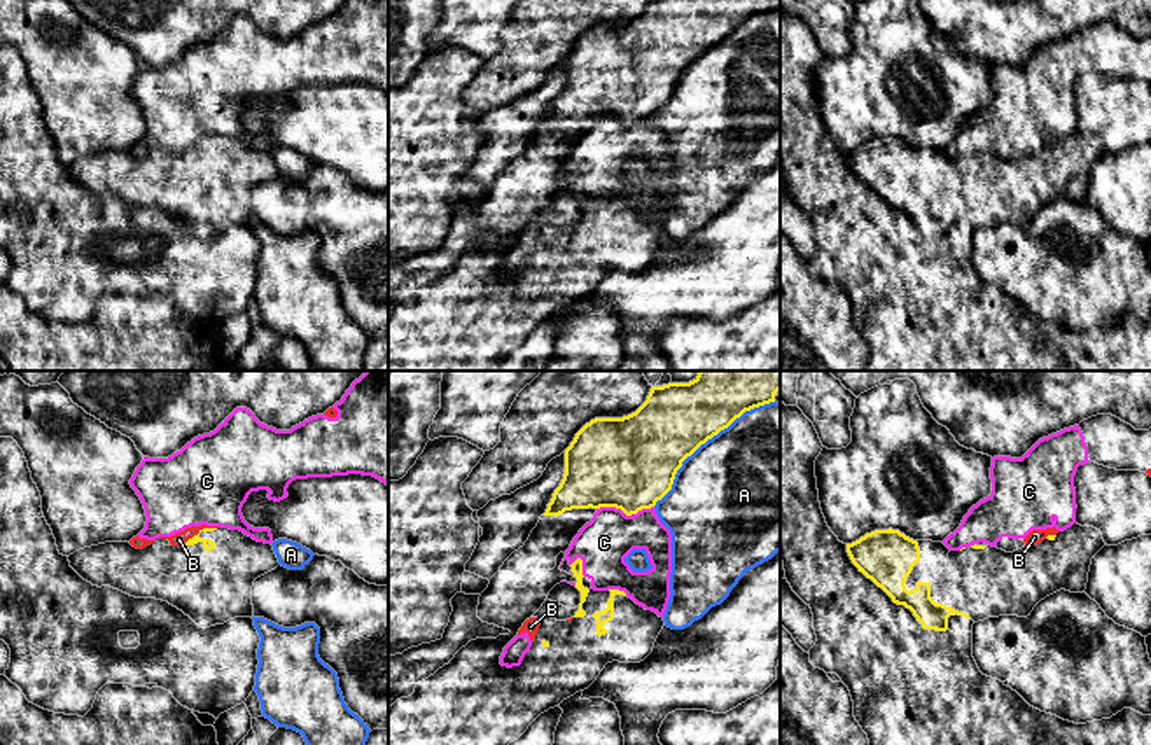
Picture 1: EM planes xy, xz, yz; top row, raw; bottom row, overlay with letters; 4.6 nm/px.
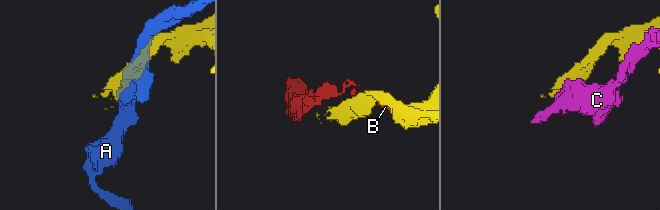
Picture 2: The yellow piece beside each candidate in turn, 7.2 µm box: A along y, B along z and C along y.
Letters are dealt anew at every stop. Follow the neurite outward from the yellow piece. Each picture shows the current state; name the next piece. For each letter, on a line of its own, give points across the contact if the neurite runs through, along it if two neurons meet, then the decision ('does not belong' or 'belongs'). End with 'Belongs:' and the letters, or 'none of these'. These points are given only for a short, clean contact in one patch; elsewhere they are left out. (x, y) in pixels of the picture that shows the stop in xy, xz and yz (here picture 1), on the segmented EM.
A: does not belong
B: does not belong
C: does not belong
Belongs: none of these

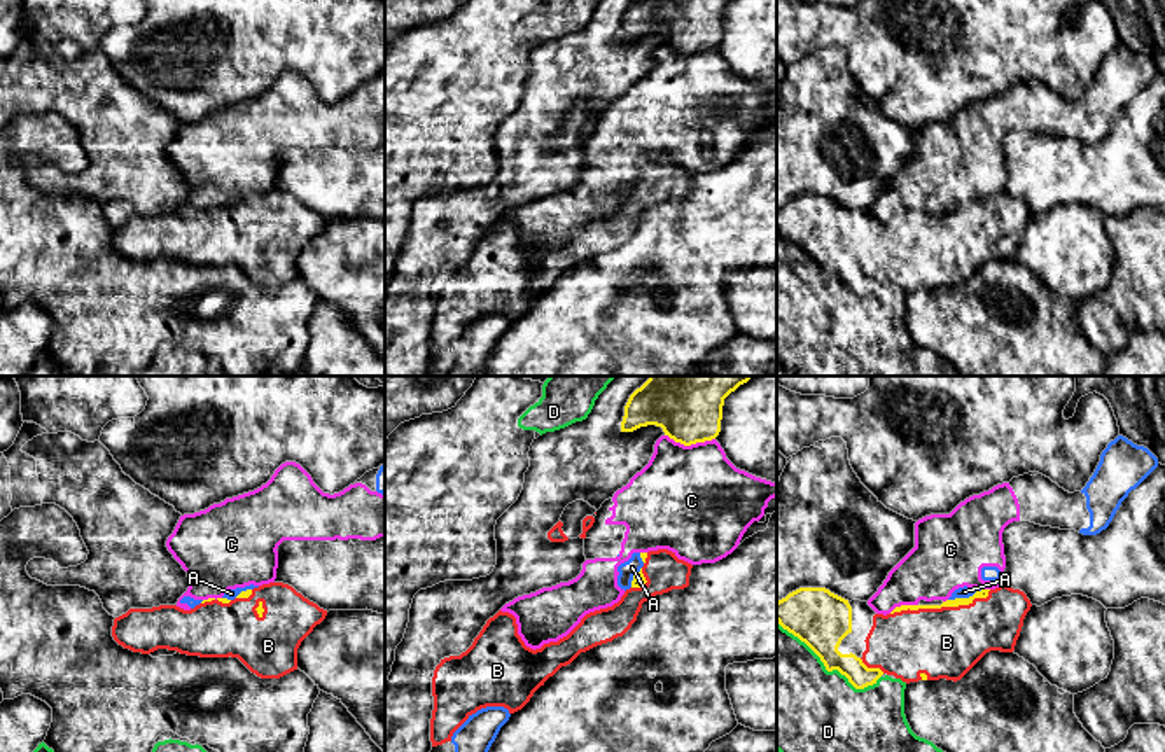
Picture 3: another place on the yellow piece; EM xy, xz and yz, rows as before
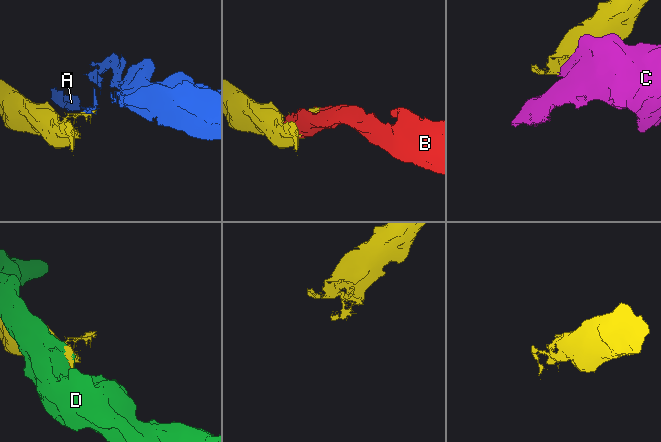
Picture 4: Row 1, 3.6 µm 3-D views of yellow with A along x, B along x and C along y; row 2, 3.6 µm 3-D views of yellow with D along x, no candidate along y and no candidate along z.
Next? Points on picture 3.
A: does not belong
B: belongs
C: does not belong
D: does not belong
Belongs: B

